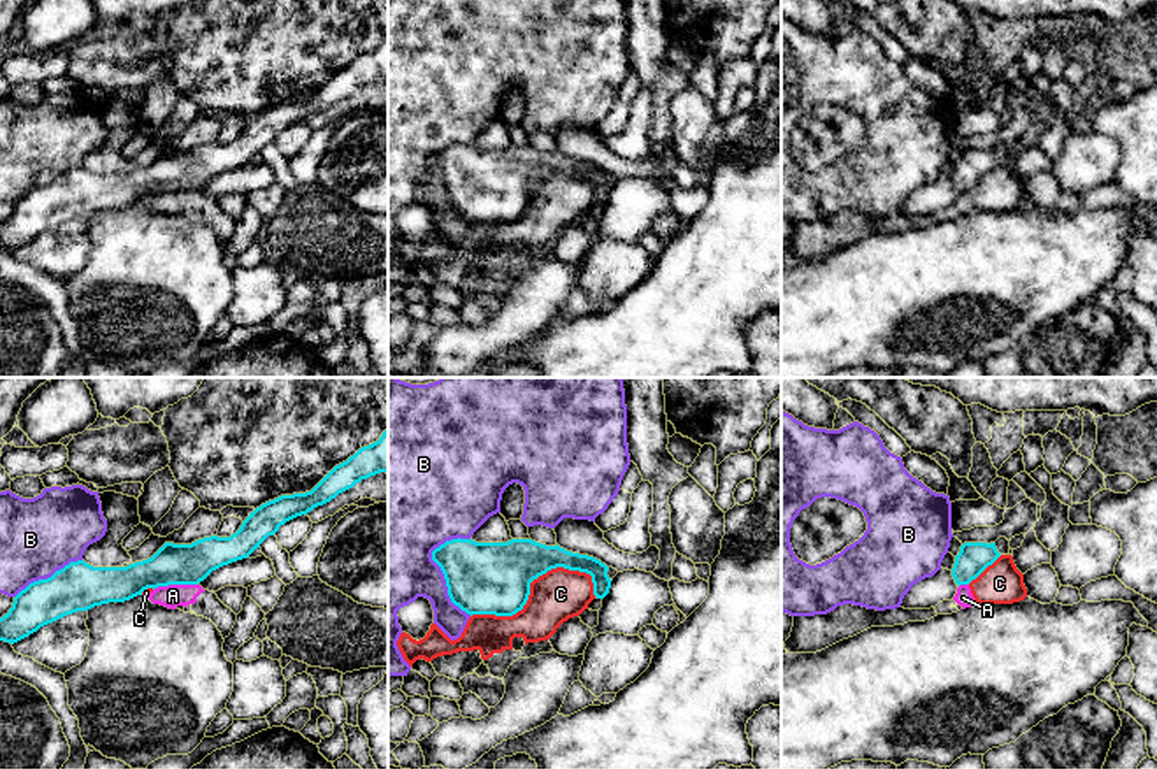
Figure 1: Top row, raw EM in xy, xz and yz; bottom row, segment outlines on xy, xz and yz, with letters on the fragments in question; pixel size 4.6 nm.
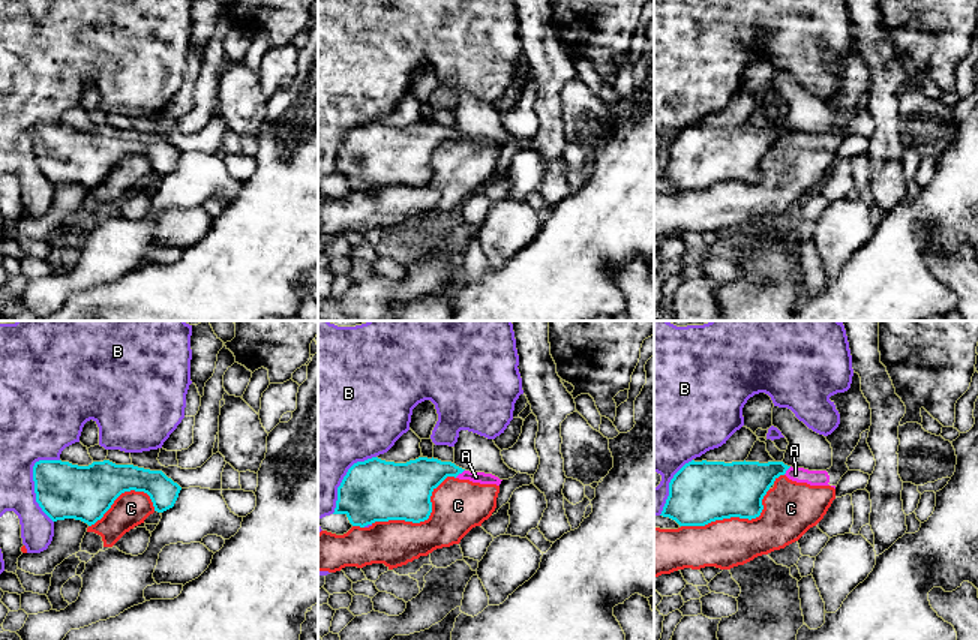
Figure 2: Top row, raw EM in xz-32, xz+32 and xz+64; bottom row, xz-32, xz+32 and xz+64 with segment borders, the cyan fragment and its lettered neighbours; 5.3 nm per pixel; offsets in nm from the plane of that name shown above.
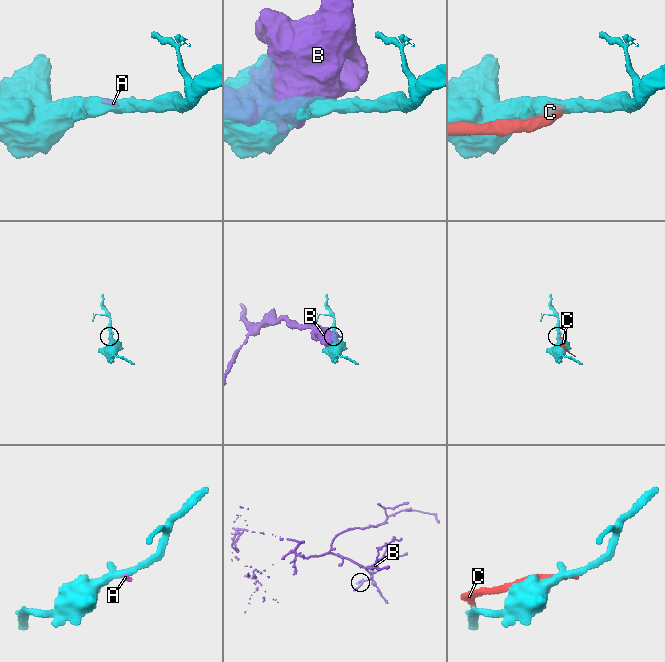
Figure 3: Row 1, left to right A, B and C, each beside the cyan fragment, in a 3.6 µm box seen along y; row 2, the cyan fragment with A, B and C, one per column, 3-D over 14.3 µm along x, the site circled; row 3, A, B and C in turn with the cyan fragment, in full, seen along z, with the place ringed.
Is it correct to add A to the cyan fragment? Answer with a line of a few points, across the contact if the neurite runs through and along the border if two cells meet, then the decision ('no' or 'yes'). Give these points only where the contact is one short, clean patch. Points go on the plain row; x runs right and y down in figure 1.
xy (197, 190), (169, 190), (158, 192), (153, 197) | no

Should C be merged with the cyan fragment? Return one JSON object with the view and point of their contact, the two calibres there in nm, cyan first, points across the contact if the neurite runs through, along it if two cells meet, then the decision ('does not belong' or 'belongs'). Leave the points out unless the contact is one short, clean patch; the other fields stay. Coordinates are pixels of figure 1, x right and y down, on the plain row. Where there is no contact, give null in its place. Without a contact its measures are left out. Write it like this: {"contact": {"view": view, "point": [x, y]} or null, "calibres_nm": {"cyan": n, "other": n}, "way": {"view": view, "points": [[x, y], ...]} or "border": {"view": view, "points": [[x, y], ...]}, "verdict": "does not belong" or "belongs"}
{"contact": {"view": "xz", "point": [529, 197]}, "calibres_nm": {"cyan": 340, "other": 240}, "verdict": "does not belong"}

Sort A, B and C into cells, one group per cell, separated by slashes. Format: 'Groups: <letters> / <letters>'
Groups: A C / B

